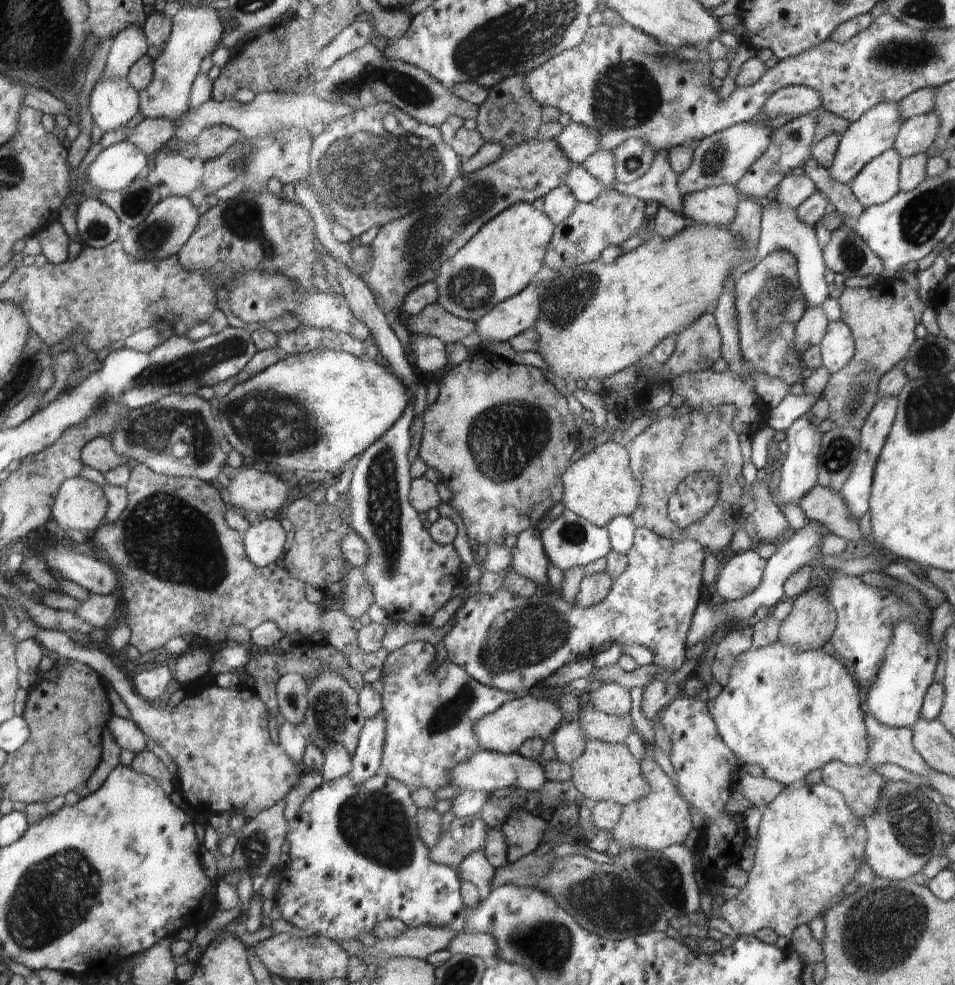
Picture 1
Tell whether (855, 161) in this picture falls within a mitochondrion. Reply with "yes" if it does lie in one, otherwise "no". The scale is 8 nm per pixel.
no

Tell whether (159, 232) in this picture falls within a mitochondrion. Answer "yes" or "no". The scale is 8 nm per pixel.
yes

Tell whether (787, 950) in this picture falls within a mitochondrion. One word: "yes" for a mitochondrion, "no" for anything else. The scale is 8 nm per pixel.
no

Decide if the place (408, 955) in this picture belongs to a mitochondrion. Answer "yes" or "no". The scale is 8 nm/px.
no

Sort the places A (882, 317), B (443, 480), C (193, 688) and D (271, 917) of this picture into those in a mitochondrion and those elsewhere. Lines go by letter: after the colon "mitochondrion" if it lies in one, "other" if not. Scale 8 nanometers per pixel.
A: other
B: other
C: other
D: other

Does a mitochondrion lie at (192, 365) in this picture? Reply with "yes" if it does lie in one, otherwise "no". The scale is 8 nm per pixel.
yes

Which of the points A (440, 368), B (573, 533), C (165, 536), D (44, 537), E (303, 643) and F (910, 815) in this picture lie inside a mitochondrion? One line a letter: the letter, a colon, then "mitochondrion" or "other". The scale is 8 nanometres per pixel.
A: other
B: mitochondrion
C: mitochondrion
D: other
E: other
F: mitochondrion

